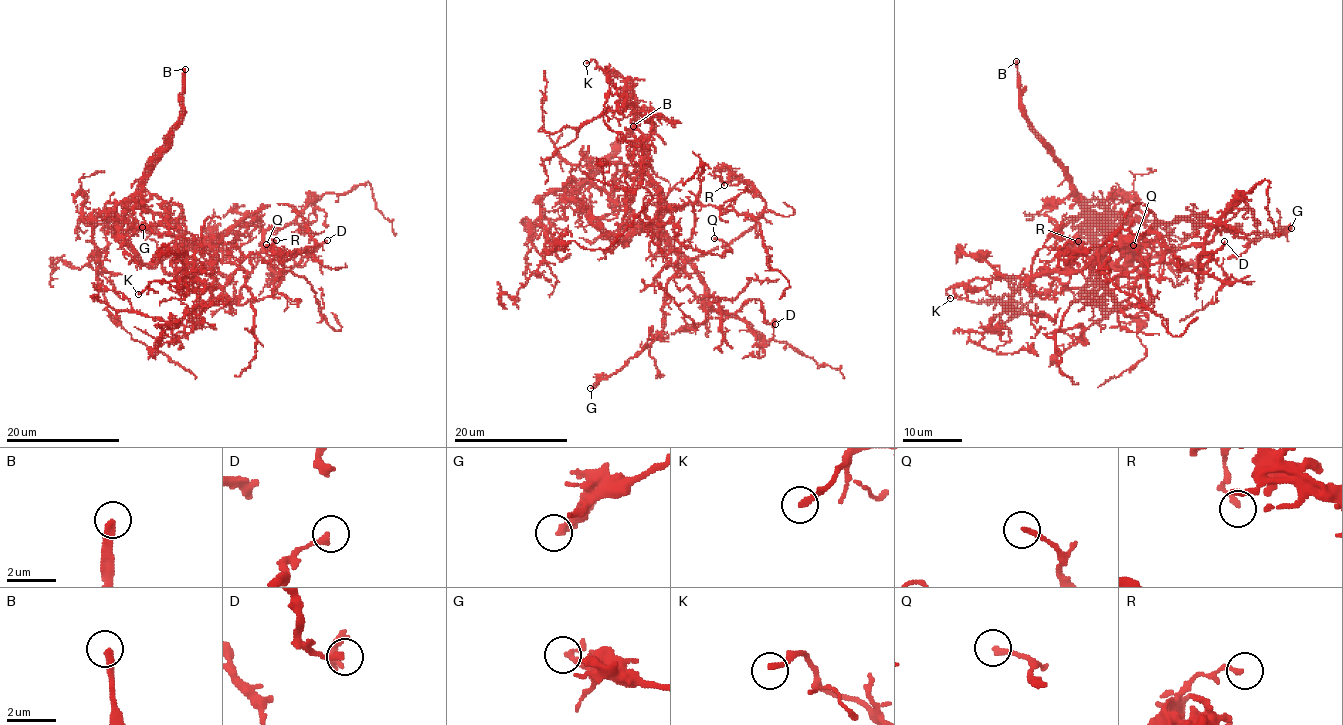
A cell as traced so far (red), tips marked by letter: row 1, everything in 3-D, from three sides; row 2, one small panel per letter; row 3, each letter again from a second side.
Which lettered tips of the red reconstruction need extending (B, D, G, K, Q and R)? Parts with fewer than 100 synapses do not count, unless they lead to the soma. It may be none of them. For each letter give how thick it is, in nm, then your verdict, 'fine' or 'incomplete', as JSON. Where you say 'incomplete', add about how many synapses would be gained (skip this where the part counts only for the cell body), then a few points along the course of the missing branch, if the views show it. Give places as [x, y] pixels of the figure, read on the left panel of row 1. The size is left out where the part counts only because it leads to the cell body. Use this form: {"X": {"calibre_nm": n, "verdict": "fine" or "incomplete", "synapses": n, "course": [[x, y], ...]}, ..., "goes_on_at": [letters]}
{"B": {"calibre_nm": 320, "verdict": "incomplete"}, "D": {"calibre_nm": 220, "verdict": "fine"}, "G": {"calibre_nm": 320, "verdict": "fine"}, "K": {"calibre_nm": 190, "verdict": "fine"}, "Q": {"calibre_nm": 200, "verdict": "fine"}, "R": {"calibre_nm": 180, "verdict": "fine"}, "goes_on_at": ["B"]}

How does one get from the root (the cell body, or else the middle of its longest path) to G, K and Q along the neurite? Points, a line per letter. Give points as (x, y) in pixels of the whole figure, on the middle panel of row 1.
G: (606, 229), (619, 236), (658, 232), (683, 266), (667, 284), (663, 330), (590, 388)
K: (606, 229), (619, 236), (641, 232), (661, 214), (663, 195), (647, 174), (632, 85), (593, 59), (586, 63)
Q: (606, 229), (619, 236), (641, 232), (661, 214), (663, 199), (680, 242), (714, 255), (731, 249), (714, 238)

